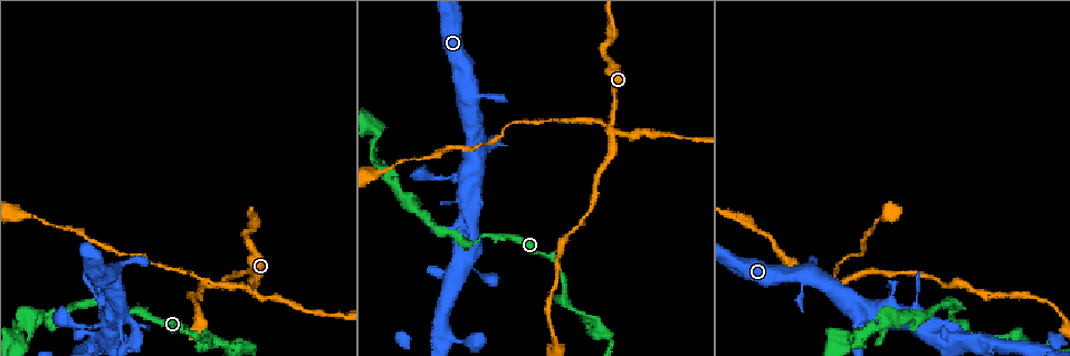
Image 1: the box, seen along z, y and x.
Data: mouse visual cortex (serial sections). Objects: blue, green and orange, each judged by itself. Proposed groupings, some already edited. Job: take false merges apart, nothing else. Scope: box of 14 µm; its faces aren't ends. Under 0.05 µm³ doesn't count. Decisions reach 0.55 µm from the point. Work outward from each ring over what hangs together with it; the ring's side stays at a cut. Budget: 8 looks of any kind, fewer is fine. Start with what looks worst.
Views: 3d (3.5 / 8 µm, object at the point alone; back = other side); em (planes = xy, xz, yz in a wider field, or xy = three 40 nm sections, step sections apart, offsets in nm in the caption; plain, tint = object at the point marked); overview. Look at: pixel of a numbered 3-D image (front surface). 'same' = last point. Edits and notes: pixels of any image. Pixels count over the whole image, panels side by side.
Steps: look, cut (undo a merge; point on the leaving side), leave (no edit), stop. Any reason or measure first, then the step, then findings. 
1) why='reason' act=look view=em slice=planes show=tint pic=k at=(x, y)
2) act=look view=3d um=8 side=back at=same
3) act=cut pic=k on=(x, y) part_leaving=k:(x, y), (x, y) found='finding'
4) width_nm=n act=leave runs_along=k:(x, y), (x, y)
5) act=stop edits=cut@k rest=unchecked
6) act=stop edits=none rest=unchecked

act=look view=3d um=8 pic=1 at=(844, 281)

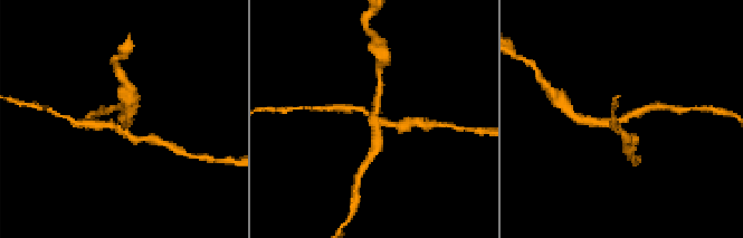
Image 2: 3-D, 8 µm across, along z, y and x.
why='now the EM' act=look view=em slice=planes show=tint pic=2 at=(620, 123)

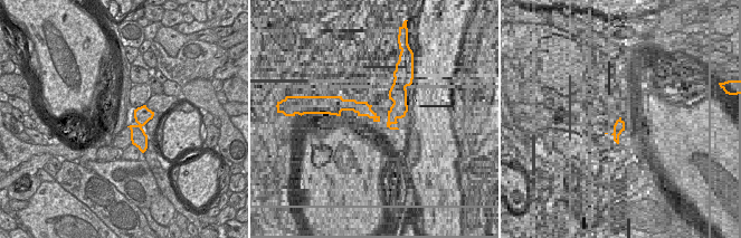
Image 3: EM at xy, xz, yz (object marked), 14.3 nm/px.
act=cut pic=2 on=(626, 142) part_leaving=2:(368, 114), (345, 106), (324, 108) found='two cells meet here'

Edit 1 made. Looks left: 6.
why='sharp bend' act=look view=3d um=3.5 pic=1 at=(207, 333)

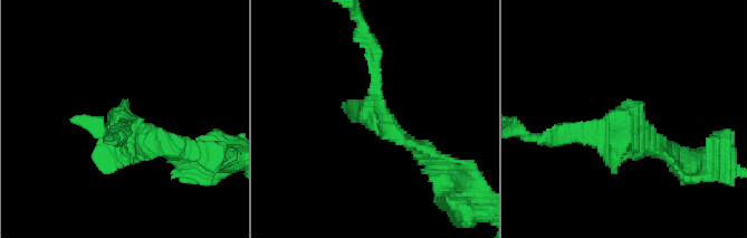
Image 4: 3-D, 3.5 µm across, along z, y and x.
why='now the EM' act=look view=em slice=xy step=3 show=tint pic=4 at=(123, 120)

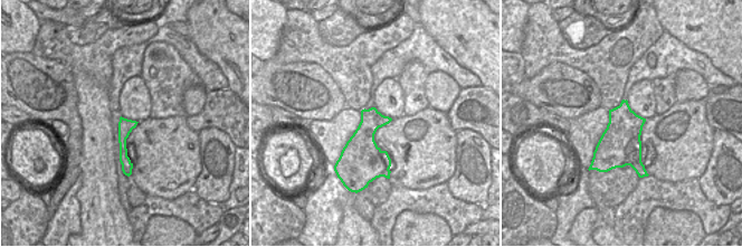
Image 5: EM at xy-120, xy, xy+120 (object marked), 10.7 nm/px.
width_nm=260 act=leave runs_along=5:(122, 121), (123, 158), (129, 169) found='all the same cell'

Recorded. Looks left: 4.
why='sudden change in width' act=look view=3d um=3.5 pic=1 at=(959, 304)

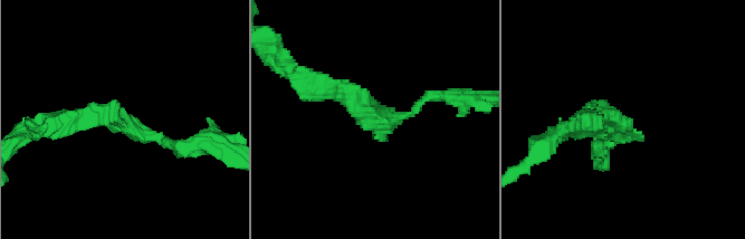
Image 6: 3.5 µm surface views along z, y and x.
arm_widths_nm=150,300 why='need the tissue' act=look view=em slice=xy step=3 show=plain pic=6 at=(377, 114)

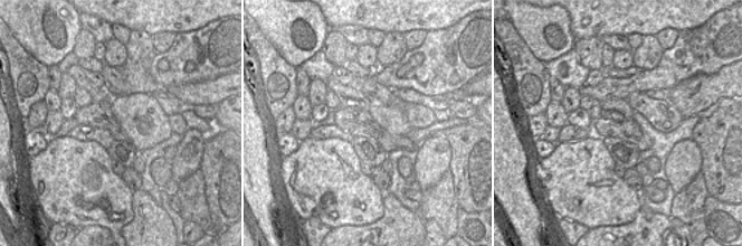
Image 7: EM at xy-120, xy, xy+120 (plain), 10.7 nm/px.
why='with the object marked' act=look view=em slice=xy step=3 show=tint at=same

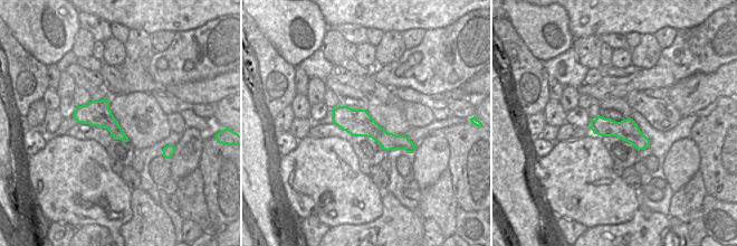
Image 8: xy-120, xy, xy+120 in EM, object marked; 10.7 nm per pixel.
width_nm=280 act=leave runs_along=6:(183, 146), (111, 113), (66, 123) found='continuous, no second cell'

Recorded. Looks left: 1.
act=stop edits=cut@2 rest=unchecked

